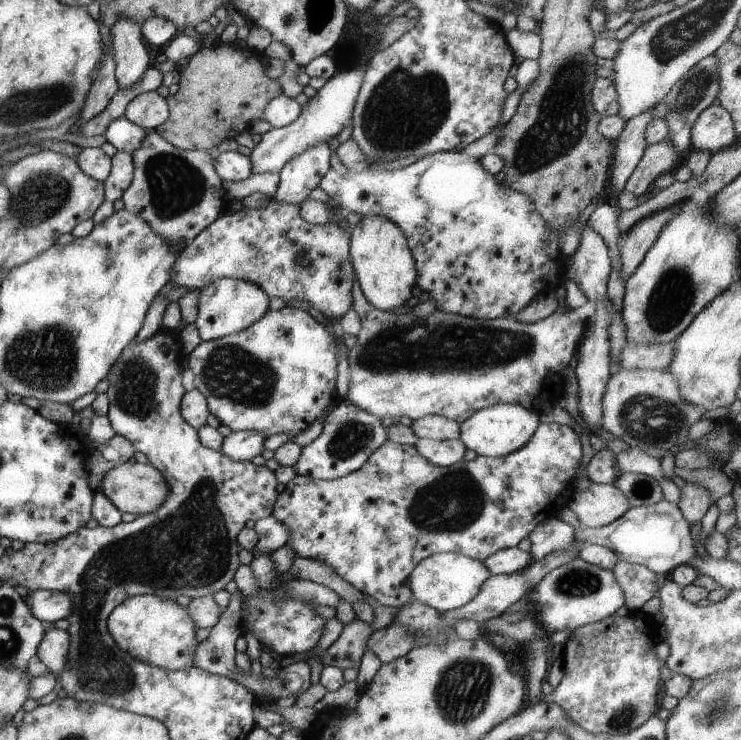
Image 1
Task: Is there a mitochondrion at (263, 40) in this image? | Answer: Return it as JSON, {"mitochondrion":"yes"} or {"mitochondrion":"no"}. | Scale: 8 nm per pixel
{"mitochondrion":"no"}

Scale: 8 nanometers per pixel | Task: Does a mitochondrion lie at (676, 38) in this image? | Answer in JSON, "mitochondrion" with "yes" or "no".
{"mitochondrion":"yes"}

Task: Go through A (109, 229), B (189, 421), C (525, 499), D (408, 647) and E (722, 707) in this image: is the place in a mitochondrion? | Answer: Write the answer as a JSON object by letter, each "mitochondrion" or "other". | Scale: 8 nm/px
{"A":"other","B":"other","C":"other","D":"other","E":"mitochondrion"}

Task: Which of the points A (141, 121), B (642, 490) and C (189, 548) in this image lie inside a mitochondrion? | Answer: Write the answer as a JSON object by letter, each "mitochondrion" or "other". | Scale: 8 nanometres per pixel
{"A":"other","B":"other","C":"mitochondrion"}

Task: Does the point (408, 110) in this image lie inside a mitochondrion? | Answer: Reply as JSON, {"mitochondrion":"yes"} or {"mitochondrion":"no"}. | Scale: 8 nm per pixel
{"mitochondrion":"yes"}

